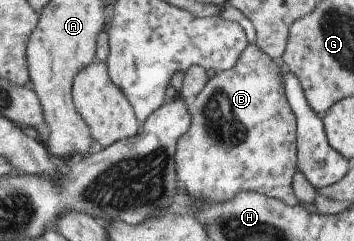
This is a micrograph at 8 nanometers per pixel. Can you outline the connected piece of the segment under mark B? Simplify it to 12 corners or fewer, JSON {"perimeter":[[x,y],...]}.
{"perimeter":[[252,42],[188,101],[189,197],[298,204],[295,116]]}

